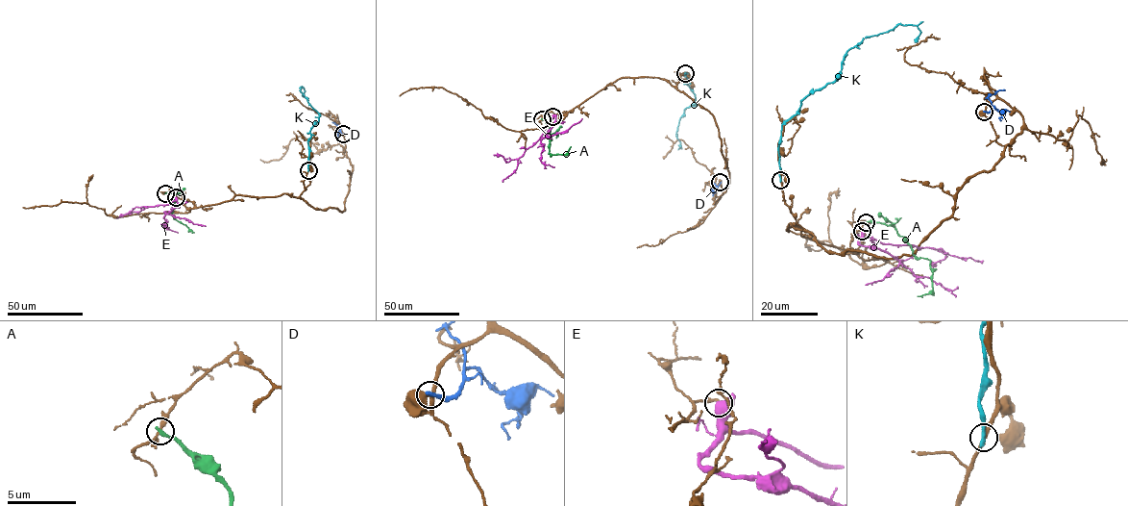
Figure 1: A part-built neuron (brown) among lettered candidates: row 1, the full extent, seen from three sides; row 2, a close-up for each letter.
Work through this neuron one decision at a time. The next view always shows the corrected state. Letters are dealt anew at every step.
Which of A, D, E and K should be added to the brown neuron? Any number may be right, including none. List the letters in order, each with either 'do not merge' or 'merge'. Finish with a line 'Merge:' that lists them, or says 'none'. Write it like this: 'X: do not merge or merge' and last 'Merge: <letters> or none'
A: do not merge
D: do not merge
E: do not merge
K: do not merge
Merge: none

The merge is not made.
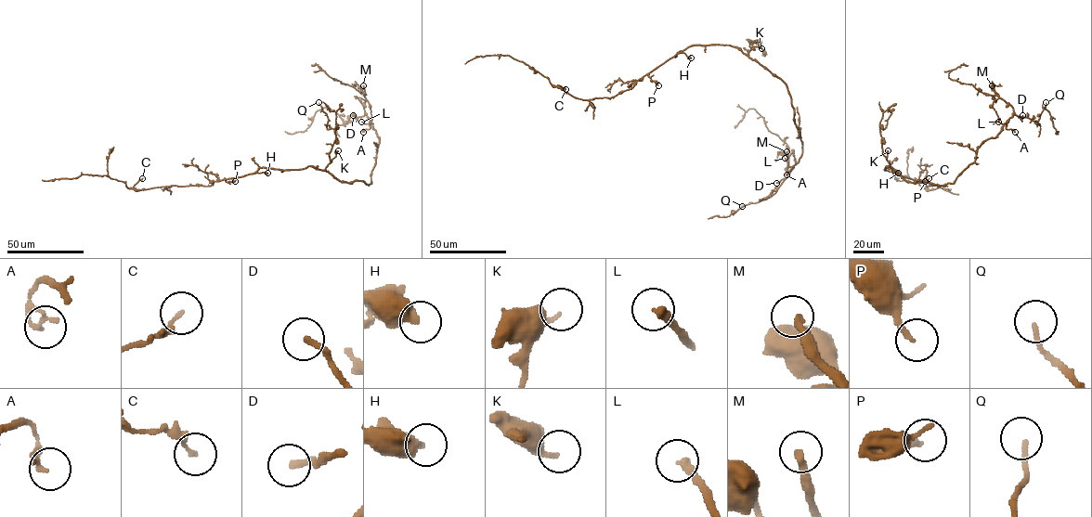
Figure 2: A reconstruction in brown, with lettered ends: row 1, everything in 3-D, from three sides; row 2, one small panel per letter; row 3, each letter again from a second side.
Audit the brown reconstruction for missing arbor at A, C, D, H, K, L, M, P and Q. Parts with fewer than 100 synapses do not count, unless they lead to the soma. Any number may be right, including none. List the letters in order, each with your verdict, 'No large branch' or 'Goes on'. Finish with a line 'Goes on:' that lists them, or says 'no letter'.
A: No large branch
C: No large branch
D: No large branch
H: No large branch
K: No large branch
L: No large branch
M: Goes on
P: No large branch
Q: No large branch
Goes on: M

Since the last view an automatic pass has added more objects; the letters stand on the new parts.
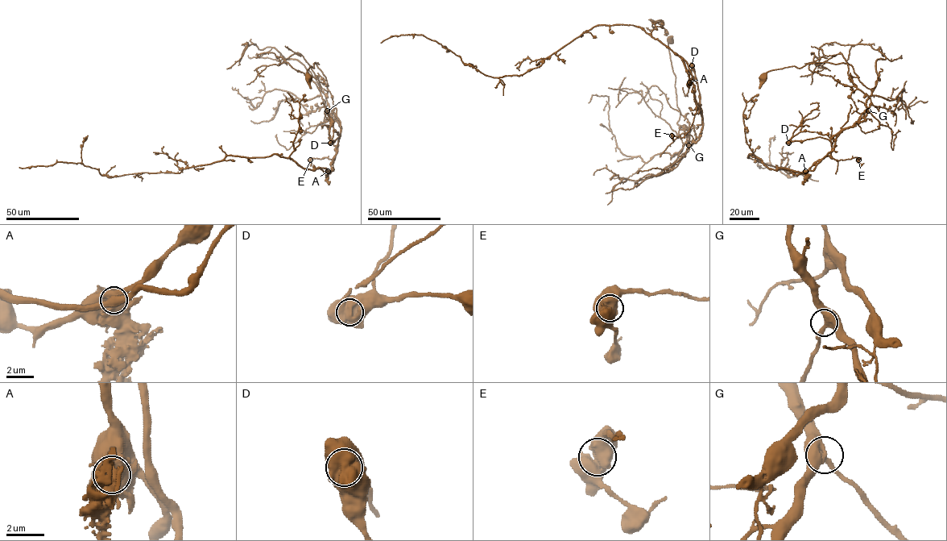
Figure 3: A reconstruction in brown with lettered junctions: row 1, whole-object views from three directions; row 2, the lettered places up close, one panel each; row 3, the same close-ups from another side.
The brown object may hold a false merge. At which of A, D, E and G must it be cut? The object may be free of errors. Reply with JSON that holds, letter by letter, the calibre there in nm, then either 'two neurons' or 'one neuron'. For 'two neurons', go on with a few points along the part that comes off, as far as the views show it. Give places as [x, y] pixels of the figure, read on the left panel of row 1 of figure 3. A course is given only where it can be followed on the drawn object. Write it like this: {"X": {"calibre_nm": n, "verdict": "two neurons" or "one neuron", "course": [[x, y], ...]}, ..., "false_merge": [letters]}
{"A": {"calibre_nm": 1150, "verdict": "one neuron"}, "D": {"calibre_nm": 1400, "verdict": "two neurons", "course": [[330, 143], [341, 135], [339, 122], [300, 62], [246, 42], [242, 56], [226, 68]]}, "E": {"calibre_nm": 900, "verdict": "one neuron"}, "G": {"calibre_nm": 420, "verdict": "one neuron"}, "false_merge": ["D"]}

